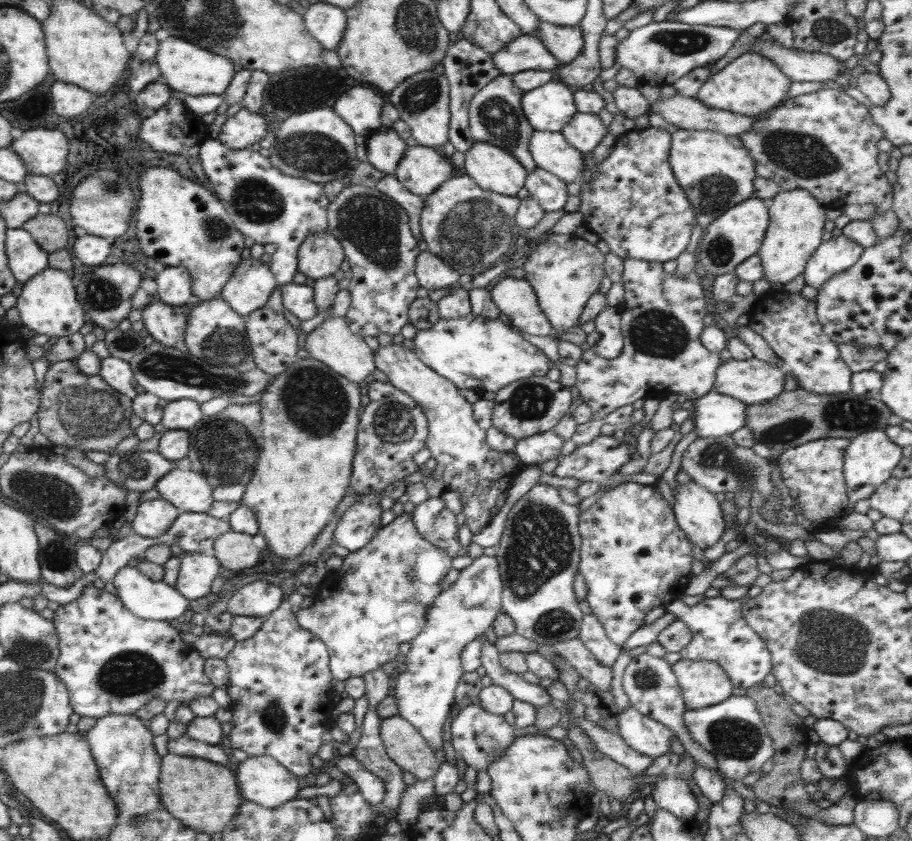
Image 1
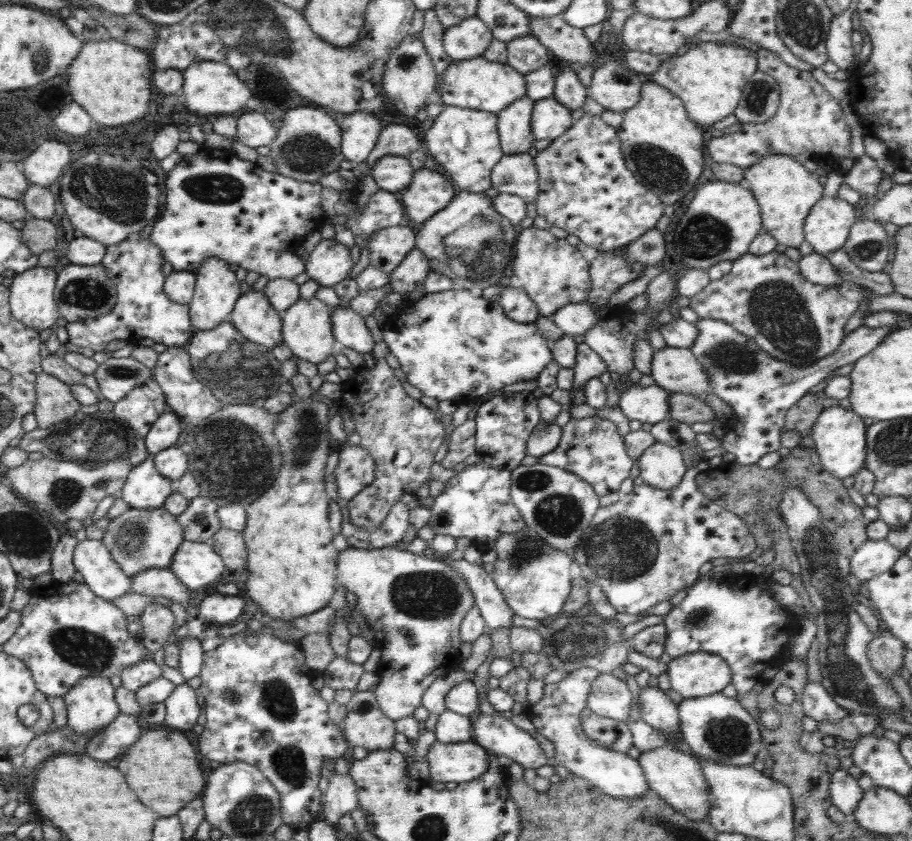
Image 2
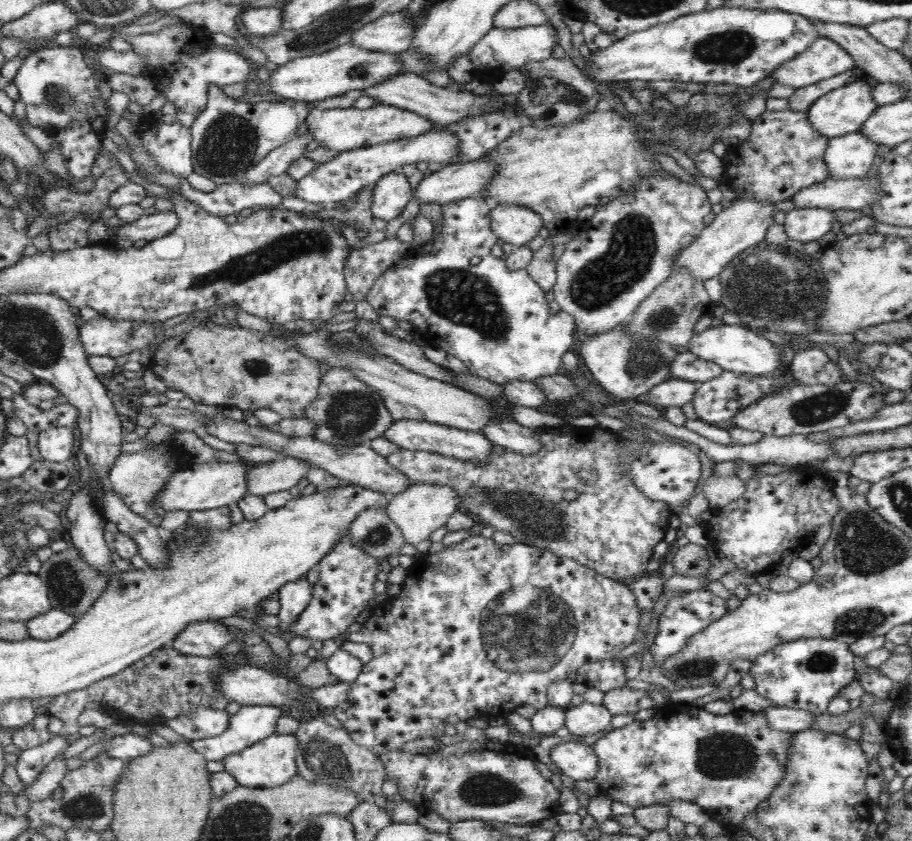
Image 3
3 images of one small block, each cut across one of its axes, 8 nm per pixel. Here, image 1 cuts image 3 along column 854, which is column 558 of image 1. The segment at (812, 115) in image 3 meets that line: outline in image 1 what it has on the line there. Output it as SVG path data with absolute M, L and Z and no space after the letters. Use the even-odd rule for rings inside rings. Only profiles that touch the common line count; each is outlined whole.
M554 79L534 90L523 91L522 112L536 130L558 131L578 111L573 88Z

